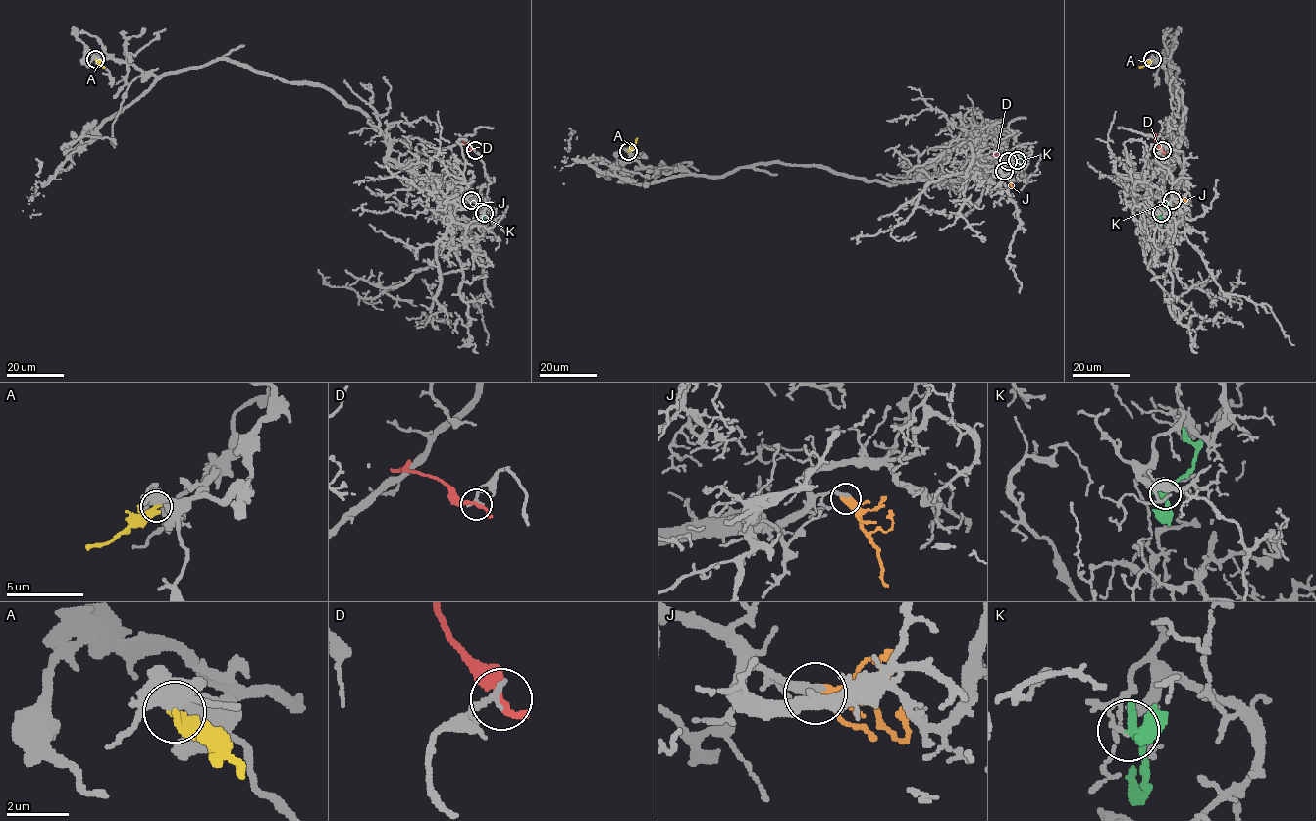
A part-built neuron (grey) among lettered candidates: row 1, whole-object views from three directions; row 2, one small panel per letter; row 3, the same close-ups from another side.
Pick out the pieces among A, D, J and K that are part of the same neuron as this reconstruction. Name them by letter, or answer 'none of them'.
J

